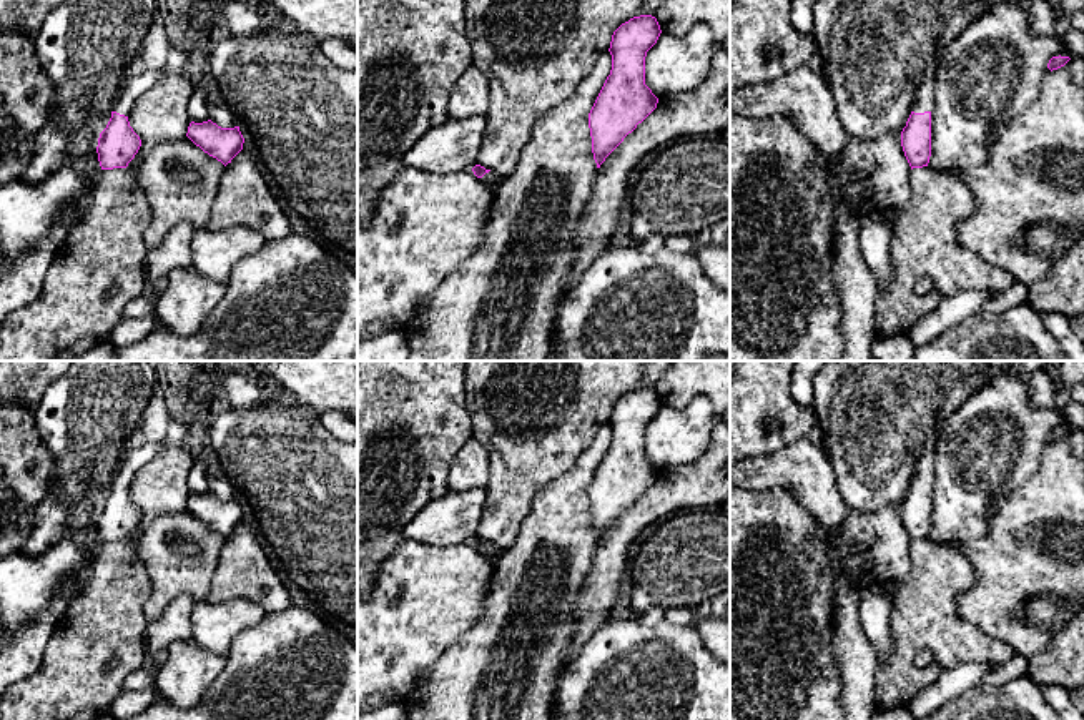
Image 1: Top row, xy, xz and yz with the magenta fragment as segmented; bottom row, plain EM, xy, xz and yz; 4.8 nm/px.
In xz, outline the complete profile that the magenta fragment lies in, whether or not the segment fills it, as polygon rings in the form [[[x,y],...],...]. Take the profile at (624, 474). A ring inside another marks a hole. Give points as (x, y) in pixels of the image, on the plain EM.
[[[640,387],[612,407],[612,442],[589,486],[597,540],[657,481],[658,471],[645,457],[645,429],[660,406],[655,389]]]

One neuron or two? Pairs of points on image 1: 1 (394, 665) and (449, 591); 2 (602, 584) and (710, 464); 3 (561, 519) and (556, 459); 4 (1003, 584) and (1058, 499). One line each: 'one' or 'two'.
1: one
2: one
3: two
4: one

